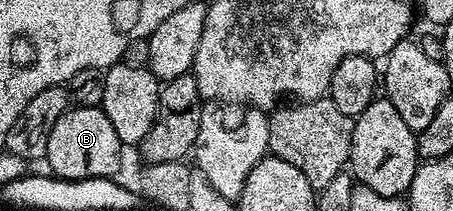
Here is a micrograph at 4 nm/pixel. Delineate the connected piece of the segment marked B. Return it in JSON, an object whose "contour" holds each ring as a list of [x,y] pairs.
{"contour":[[[74,106],[52,126],[45,163],[50,164],[49,171],[62,180],[114,178],[122,164],[122,152],[124,146],[101,107]]]}

